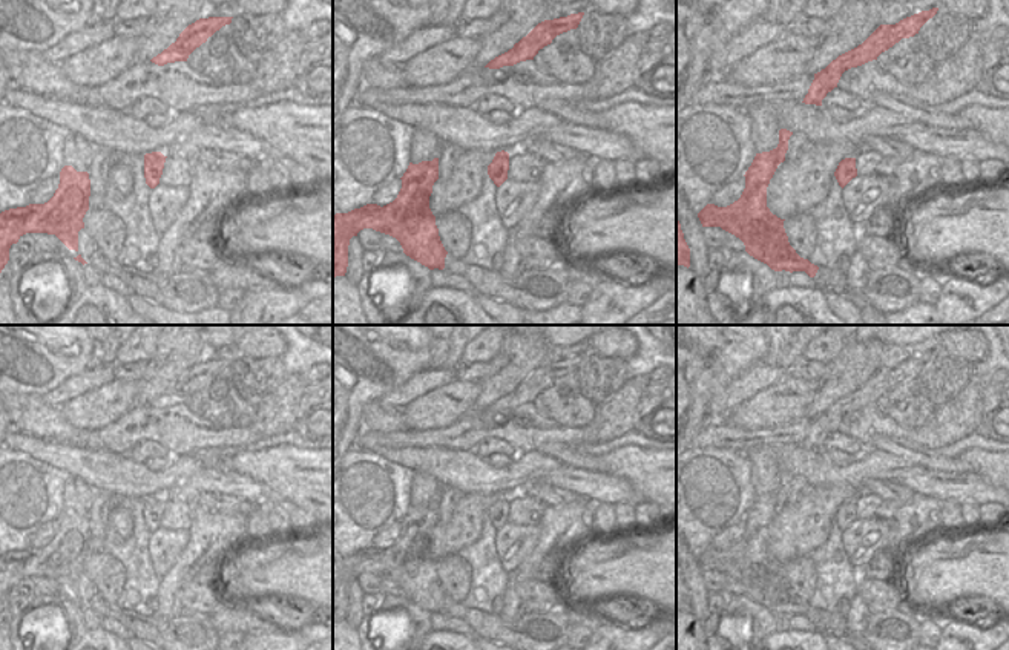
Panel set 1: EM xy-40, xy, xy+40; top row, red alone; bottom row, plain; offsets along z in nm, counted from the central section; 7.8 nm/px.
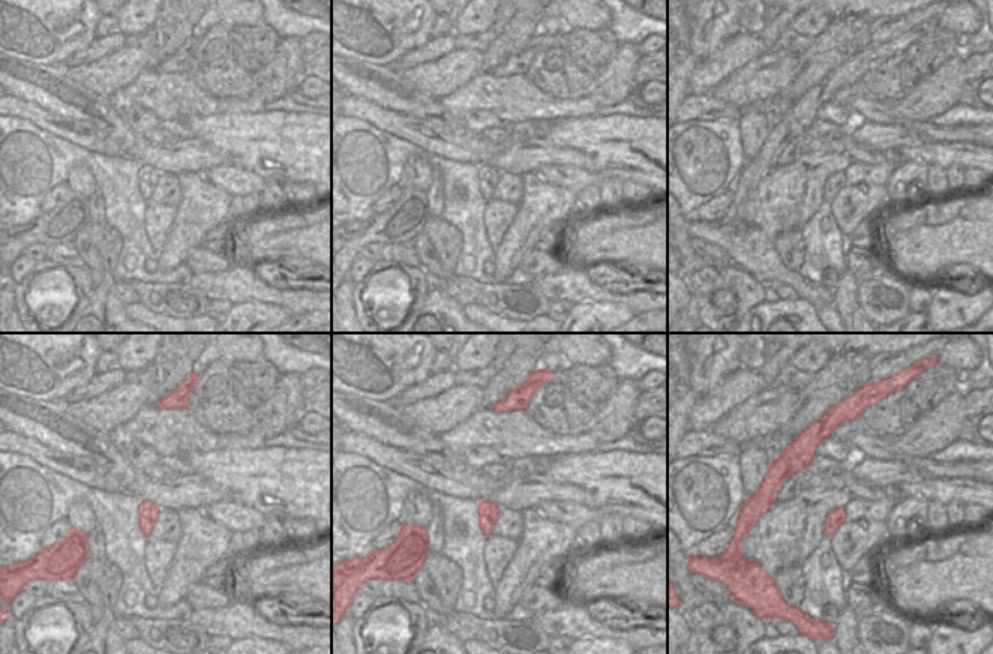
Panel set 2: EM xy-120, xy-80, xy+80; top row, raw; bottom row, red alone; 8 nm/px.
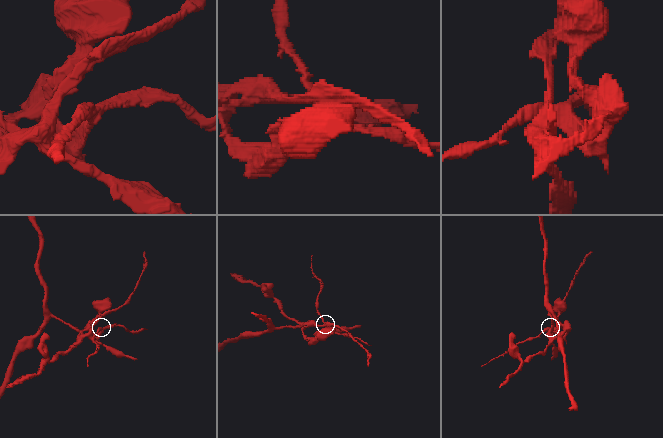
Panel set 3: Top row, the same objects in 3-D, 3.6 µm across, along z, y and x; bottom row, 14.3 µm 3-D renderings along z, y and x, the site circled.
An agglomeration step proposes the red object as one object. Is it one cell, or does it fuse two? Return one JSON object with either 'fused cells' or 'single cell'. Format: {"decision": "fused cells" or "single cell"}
{"decision": "fused cells"}

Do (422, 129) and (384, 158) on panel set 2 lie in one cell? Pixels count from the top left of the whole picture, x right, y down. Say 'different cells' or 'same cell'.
different cells

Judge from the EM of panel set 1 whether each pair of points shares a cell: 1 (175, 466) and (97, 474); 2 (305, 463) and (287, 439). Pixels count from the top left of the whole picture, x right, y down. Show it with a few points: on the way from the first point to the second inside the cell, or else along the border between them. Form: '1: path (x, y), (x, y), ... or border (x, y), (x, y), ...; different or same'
1: path (155, 479), (128, 479), (117, 474); same
2: border (316, 448), (267, 446), (256, 451); different

